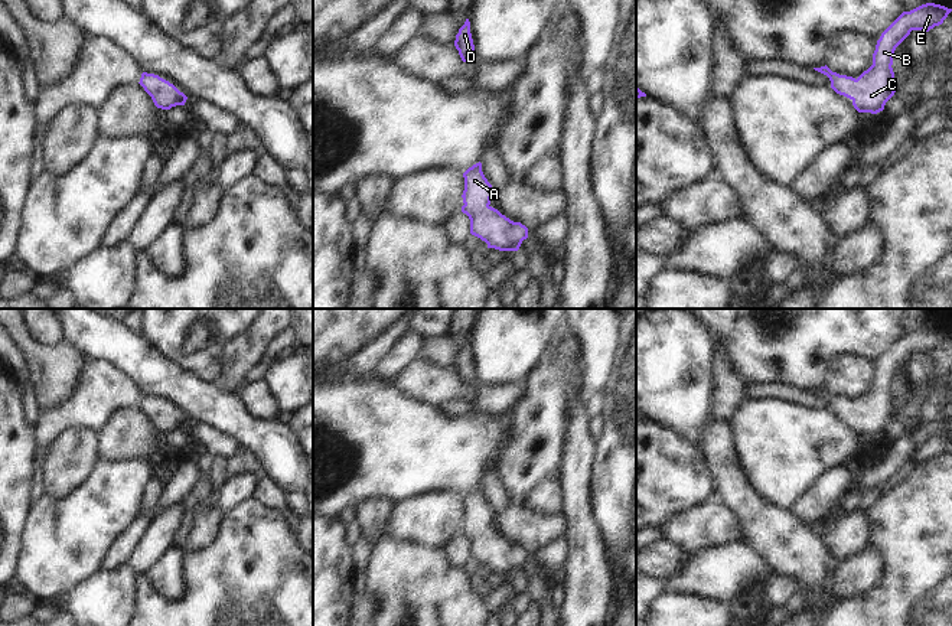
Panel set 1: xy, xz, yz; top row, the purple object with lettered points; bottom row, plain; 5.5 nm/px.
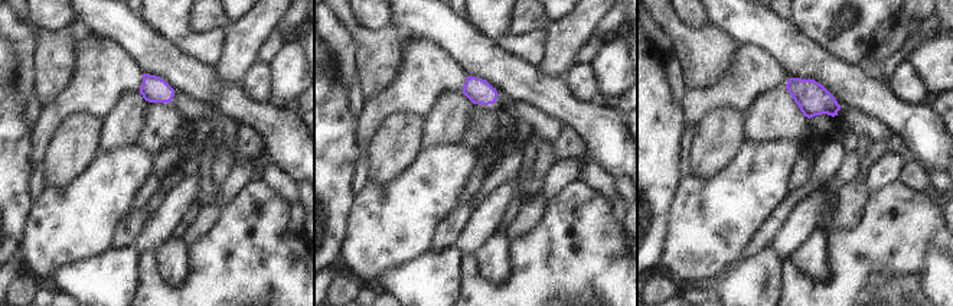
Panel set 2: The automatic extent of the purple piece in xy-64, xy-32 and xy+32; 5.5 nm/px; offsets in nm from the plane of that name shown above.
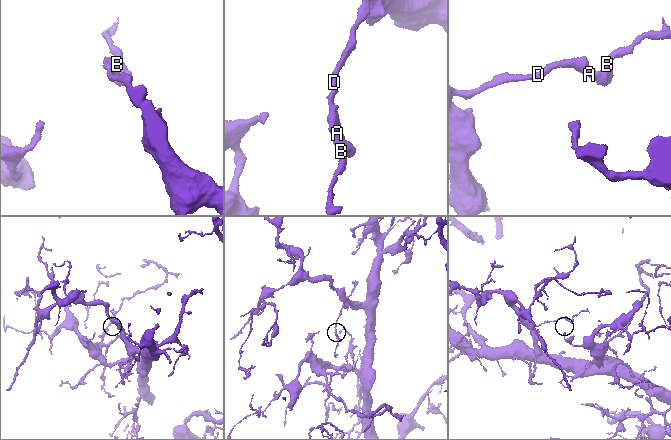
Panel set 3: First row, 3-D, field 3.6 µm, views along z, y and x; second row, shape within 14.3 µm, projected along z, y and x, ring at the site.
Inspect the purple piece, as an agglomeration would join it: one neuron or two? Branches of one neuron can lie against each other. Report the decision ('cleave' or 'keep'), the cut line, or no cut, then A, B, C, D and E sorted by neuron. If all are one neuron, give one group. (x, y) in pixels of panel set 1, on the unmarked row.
keep; no cut; A B C D E

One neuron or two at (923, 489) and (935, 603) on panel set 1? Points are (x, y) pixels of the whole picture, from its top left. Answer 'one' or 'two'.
one

